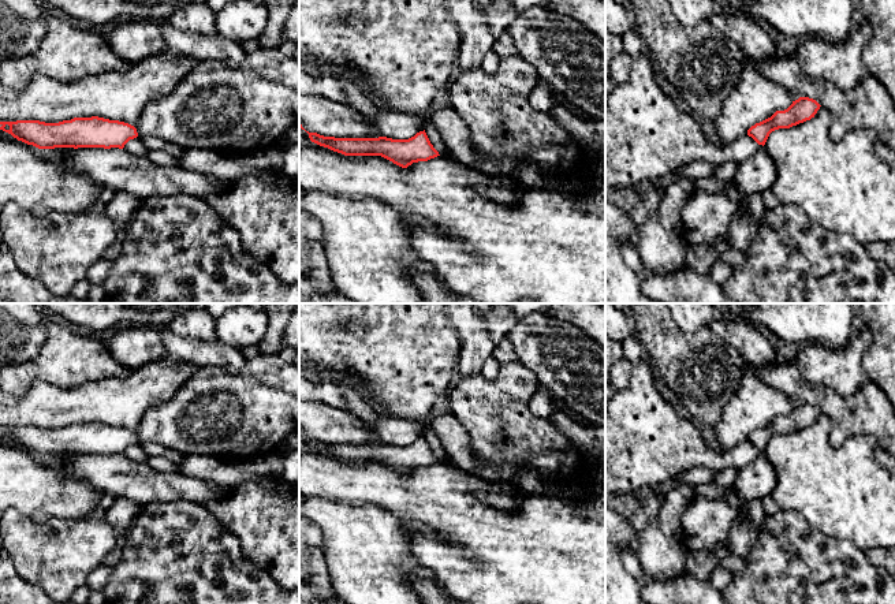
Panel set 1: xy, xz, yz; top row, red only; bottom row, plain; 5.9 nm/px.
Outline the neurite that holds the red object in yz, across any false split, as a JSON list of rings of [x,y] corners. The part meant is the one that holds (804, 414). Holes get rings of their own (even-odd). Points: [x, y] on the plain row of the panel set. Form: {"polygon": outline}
{"polygon": [[[799,403],[784,417],[776,417],[771,424],[756,429],[747,436],[758,451],[765,451],[769,440],[779,435],[790,435],[814,424],[820,415],[820,410],[809,403]]]}

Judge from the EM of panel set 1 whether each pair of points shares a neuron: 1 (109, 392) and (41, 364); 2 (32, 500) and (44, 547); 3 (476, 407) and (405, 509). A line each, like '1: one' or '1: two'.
1: two
2: two
3: two

